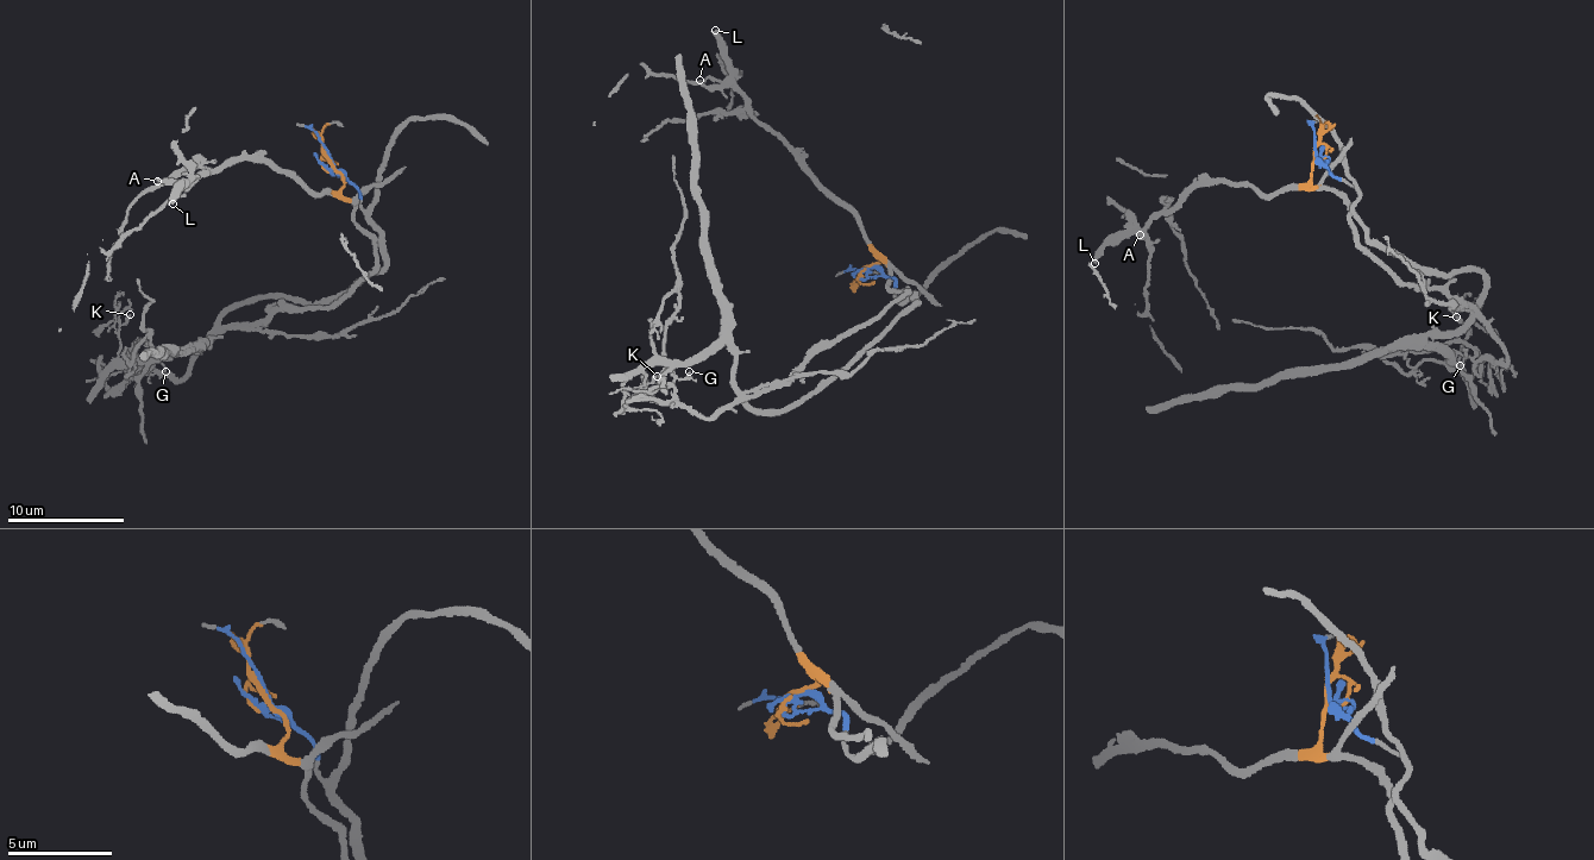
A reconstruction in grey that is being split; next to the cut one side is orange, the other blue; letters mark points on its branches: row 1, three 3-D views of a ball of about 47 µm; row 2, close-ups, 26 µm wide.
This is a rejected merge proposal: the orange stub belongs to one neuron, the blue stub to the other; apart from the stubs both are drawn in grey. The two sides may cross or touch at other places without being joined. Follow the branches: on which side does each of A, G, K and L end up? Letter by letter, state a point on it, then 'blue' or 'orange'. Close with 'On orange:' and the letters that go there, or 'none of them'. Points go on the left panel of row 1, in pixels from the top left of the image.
A: at (157, 181); orange
G: at (165, 371); blue
K: at (130, 314); blue
L: at (173, 203); orange
On orange: A, L

